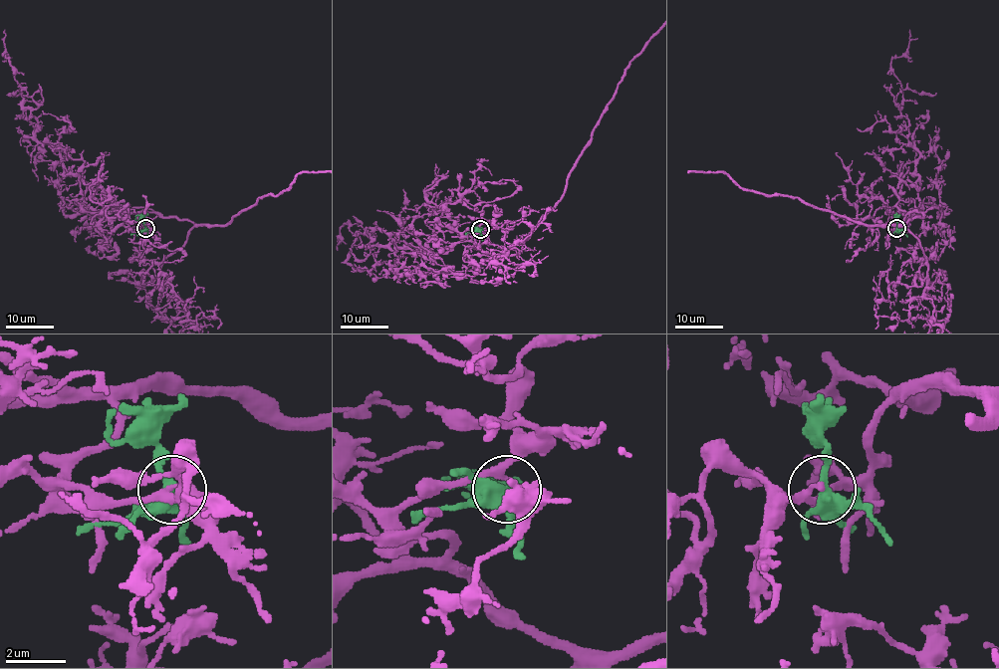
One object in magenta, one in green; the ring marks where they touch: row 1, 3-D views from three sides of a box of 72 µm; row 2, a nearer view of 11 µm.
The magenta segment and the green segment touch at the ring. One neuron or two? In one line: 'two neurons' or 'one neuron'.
two neurons

